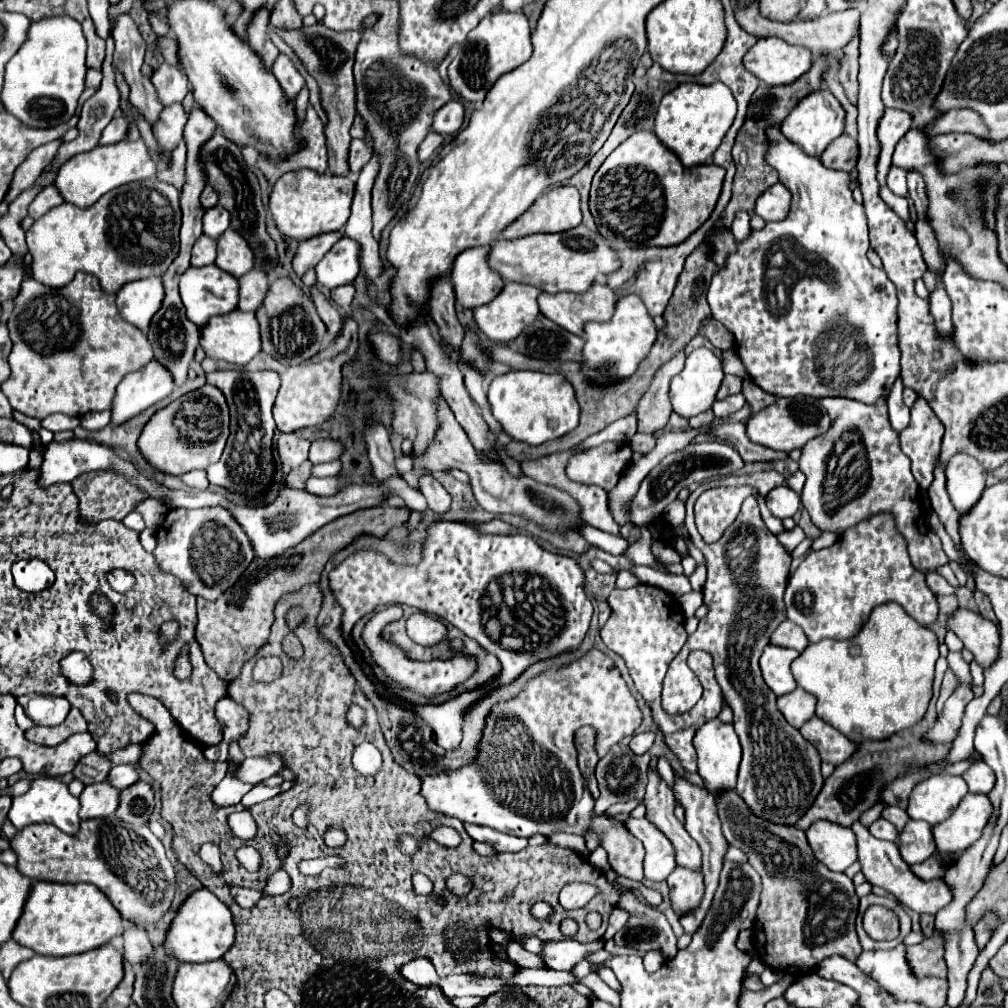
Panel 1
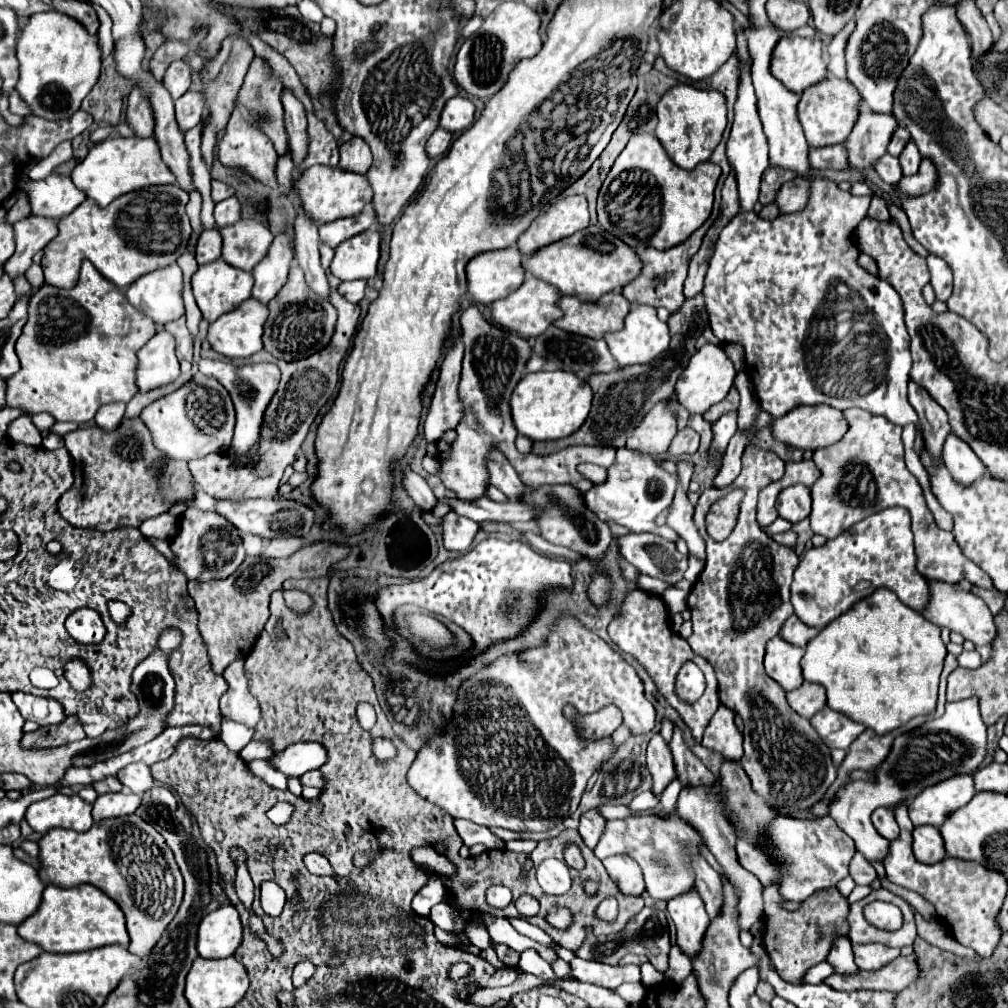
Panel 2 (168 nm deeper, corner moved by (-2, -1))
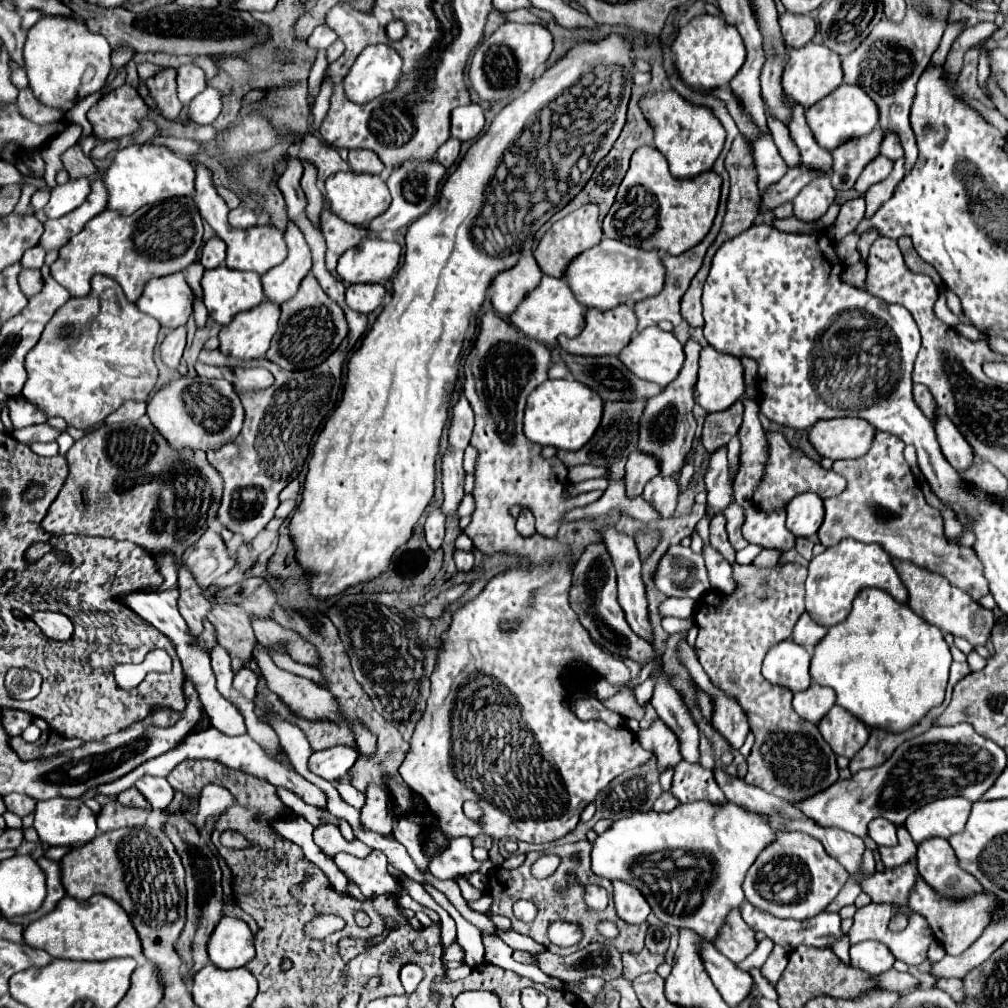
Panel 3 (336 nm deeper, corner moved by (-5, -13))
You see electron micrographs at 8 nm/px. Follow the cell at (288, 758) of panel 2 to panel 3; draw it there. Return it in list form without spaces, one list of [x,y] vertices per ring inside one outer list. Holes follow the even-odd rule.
[[[333,746],[321,752],[313,752],[309,758],[309,770],[329,782],[345,778],[355,764],[357,752],[349,746]]]

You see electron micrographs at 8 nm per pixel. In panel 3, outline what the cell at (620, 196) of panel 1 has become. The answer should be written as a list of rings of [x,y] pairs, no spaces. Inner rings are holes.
[[[641,146],[631,156],[631,166],[619,184],[615,202],[603,220],[607,238],[679,256],[697,246],[713,226],[719,206],[721,176],[713,170],[691,180],[677,180],[667,168],[667,160],[653,146]]]

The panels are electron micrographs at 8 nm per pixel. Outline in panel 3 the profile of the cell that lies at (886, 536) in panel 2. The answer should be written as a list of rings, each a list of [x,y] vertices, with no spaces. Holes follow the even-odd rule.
[[[855,538],[841,540],[837,546],[827,548],[821,556],[809,562],[809,576],[805,582],[805,612],[821,626],[835,626],[843,622],[857,594],[865,588],[879,588],[891,594],[899,604],[907,604],[909,592],[891,562],[891,556],[877,544],[857,542]]]

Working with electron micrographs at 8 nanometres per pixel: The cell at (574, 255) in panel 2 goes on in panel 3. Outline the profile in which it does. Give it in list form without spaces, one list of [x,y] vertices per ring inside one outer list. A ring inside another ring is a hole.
[[[603,238],[597,246],[581,252],[577,258],[569,262],[561,280],[573,290],[575,298],[587,306],[597,310],[611,310],[619,304],[633,304],[653,294],[659,294],[665,280],[665,268],[661,264],[661,256],[657,250],[637,250],[635,246],[627,246],[623,242]]]

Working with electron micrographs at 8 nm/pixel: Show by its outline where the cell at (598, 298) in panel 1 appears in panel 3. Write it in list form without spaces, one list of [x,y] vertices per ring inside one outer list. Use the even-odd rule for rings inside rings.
[[[619,304],[617,308],[607,310],[607,312],[587,310],[585,328],[581,330],[581,334],[575,338],[561,336],[559,346],[569,354],[579,354],[579,356],[611,356],[611,354],[619,354],[631,342],[635,328],[637,328],[637,318],[629,304]]]

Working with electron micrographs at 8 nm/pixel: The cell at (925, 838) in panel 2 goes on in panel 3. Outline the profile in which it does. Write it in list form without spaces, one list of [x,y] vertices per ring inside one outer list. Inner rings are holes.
[[[929,838],[917,844],[917,870],[931,888],[949,898],[963,898],[973,890],[983,890],[971,874],[959,868],[955,852],[945,838]]]

